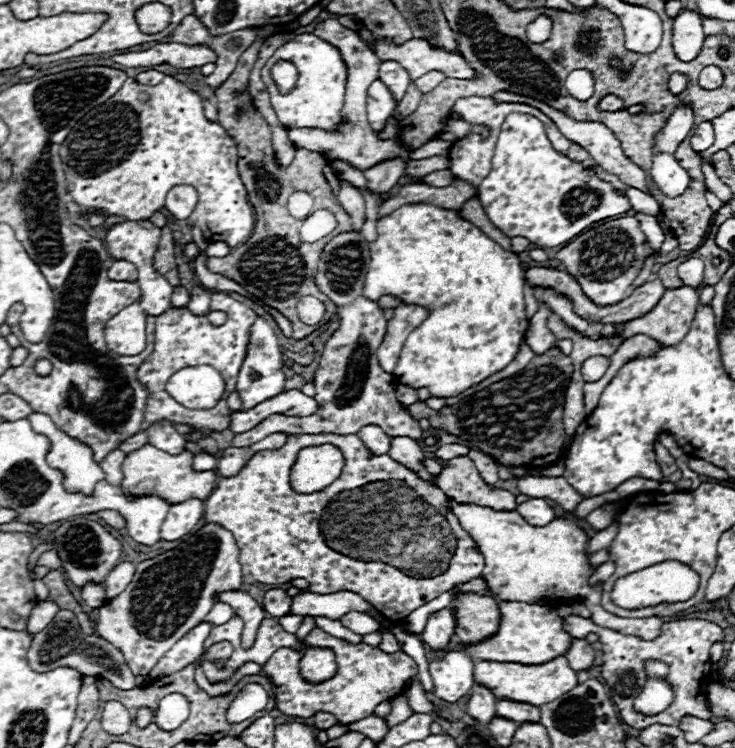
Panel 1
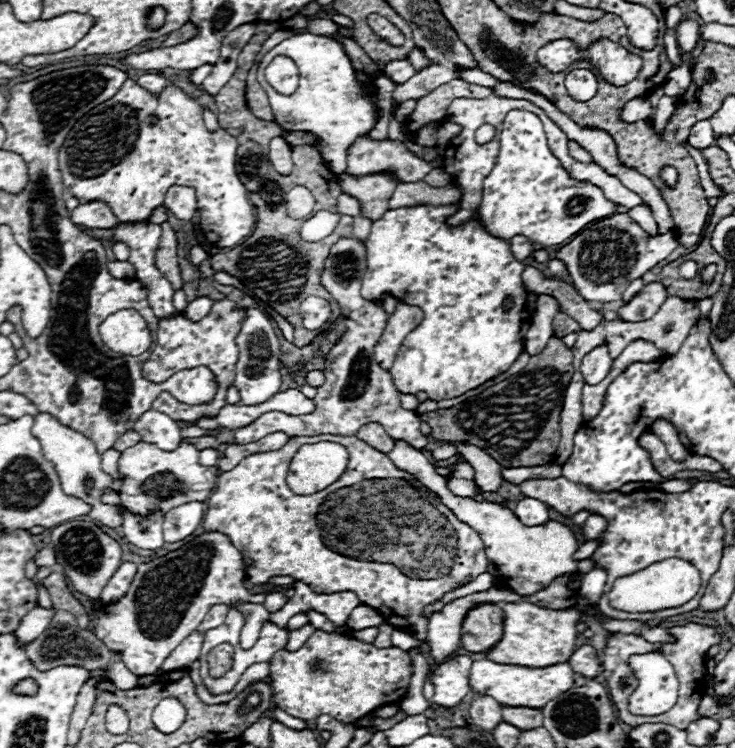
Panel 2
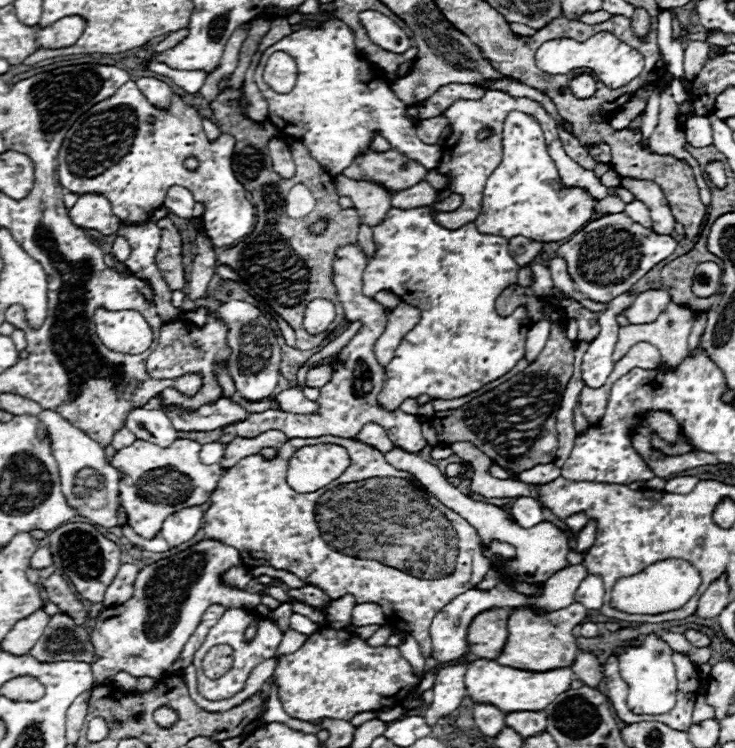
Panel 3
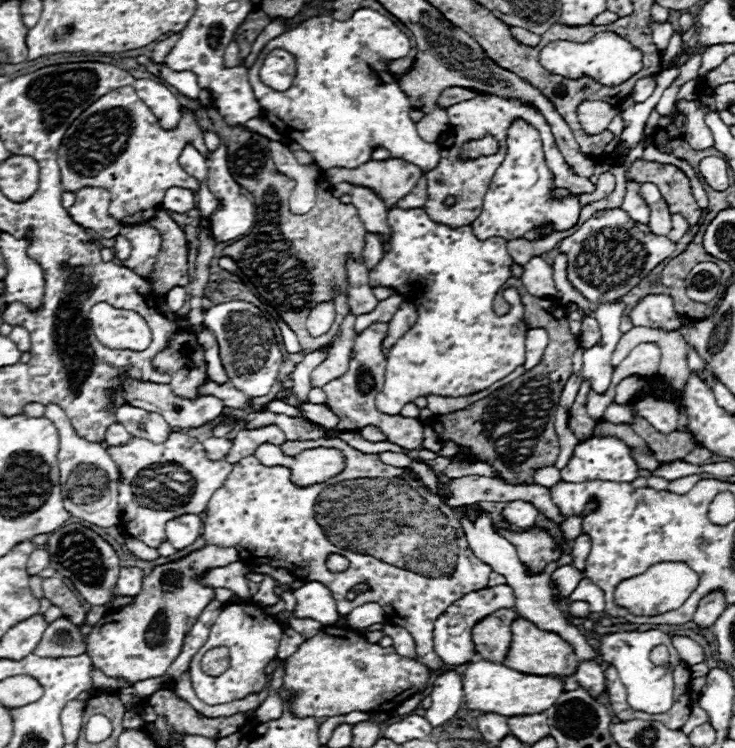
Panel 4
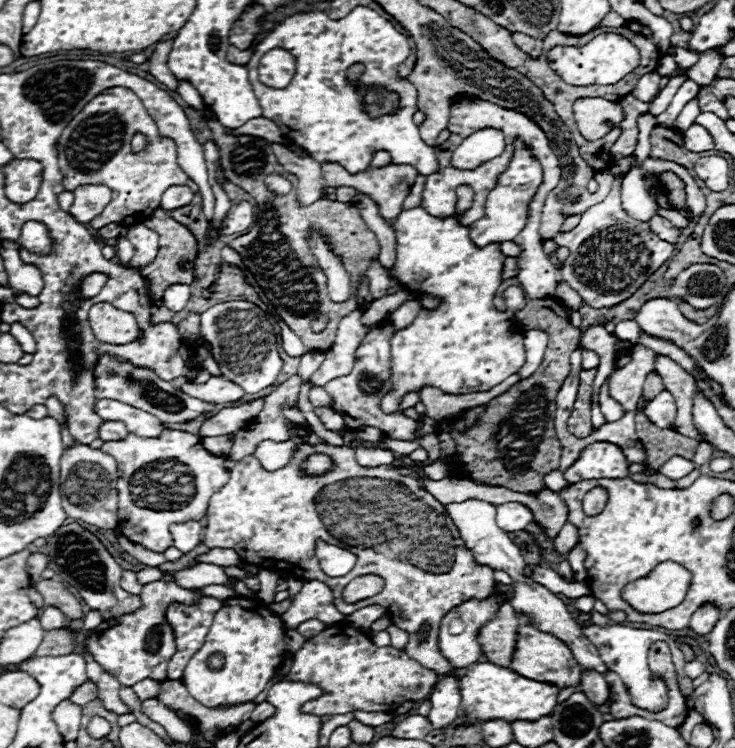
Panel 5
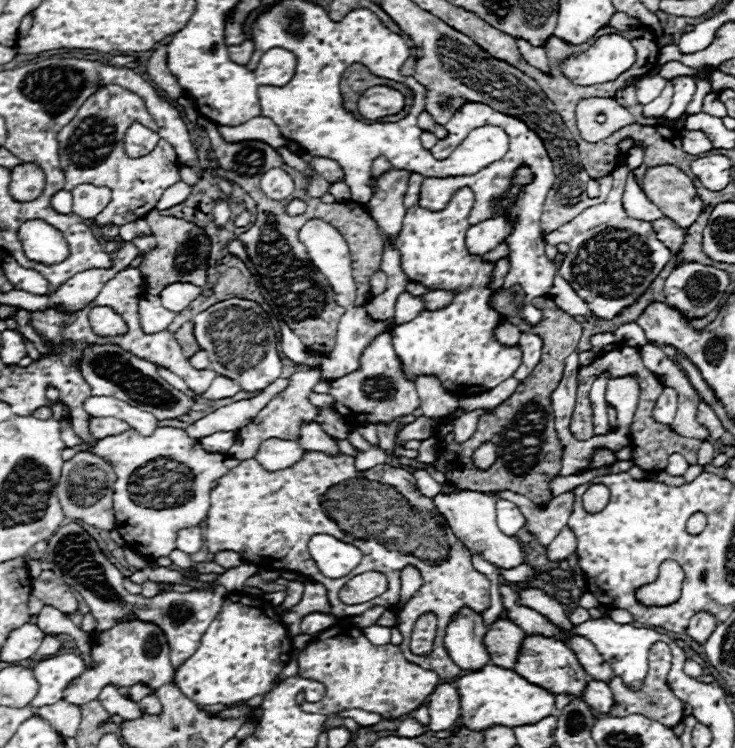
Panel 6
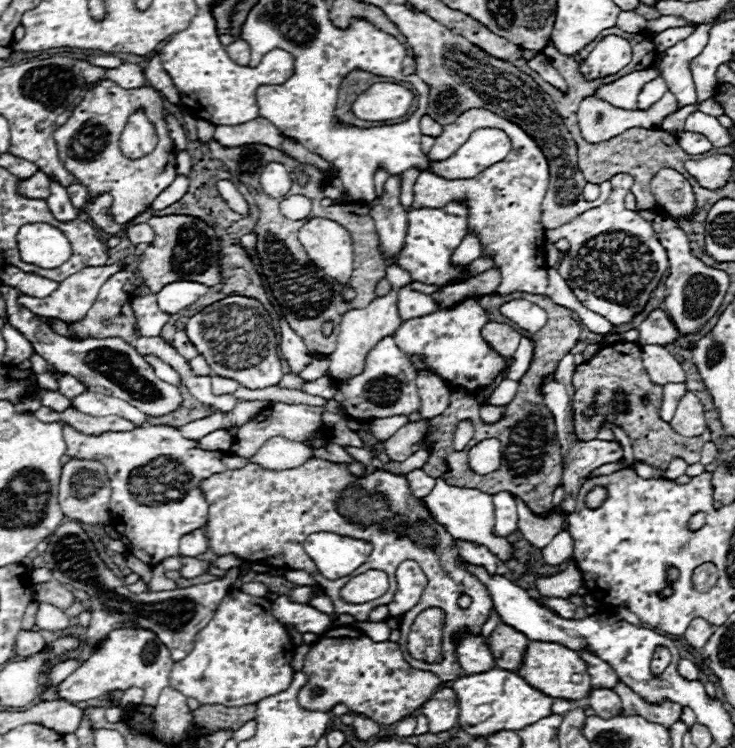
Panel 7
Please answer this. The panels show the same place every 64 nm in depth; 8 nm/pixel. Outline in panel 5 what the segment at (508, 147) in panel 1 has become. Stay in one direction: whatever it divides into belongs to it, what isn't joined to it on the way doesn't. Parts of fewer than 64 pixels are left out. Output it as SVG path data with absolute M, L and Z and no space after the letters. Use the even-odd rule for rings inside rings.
M516 142L514 146L516 146L516 152L514 152L510 168L500 176L498 188L494 188L488 196L486 216L468 226L468 236L478 248L512 240L524 228L526 218L528 218L528 202L534 196L538 184L542 182L542 168L540 168L538 160L534 160L520 142Z

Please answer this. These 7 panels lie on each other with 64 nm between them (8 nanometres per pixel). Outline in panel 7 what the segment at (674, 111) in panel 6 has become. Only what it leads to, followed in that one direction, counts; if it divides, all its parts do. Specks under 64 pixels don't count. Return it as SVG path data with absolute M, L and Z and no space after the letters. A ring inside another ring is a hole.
M700 24L686 40L680 44L668 48L664 52L664 58L654 58L652 68L660 72L660 76L666 80L668 90L674 92L678 102L682 106L694 104L698 100L696 86L690 74L690 62L702 52L702 48L708 44L708 28L712 24Z

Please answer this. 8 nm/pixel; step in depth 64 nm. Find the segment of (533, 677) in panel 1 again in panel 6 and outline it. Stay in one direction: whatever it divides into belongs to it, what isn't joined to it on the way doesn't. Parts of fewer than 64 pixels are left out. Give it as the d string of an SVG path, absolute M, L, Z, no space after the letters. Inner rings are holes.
M492 664L458 678L454 686L460 694L462 722L472 732L484 732L490 726L516 728L524 724L534 724L550 716L554 710L554 694L546 692L544 688L538 688L536 684L530 684L514 670L506 670Z

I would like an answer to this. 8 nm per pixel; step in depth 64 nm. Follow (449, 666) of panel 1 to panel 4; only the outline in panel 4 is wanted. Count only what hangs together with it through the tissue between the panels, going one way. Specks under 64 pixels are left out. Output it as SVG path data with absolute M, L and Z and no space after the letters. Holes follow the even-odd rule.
M448 670L440 674L434 680L434 686L430 688L432 706L424 712L424 718L436 728L456 716L460 710L464 690L462 690L462 678L454 670Z

